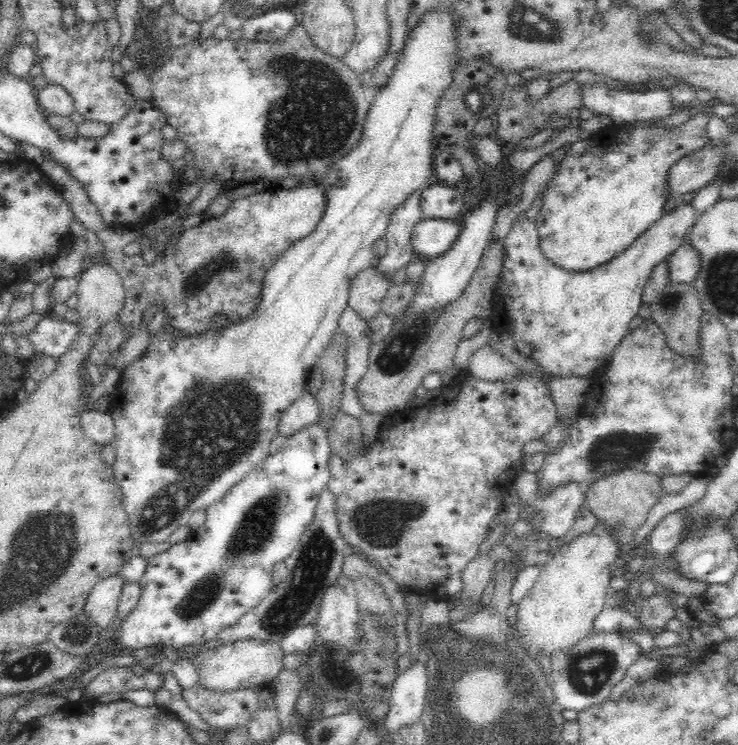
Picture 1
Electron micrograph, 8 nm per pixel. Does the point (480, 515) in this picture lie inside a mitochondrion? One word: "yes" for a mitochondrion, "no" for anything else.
no

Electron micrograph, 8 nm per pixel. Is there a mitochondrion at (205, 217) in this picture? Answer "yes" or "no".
no

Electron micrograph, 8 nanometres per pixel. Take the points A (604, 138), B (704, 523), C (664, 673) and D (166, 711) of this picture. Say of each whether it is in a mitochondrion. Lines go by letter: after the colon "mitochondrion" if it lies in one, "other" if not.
A: other
B: mitochondrion
C: other
D: other

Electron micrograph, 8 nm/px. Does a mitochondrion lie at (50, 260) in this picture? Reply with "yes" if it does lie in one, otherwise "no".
no

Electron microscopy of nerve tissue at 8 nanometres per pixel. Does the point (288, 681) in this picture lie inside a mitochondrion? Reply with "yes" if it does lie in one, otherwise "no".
no

